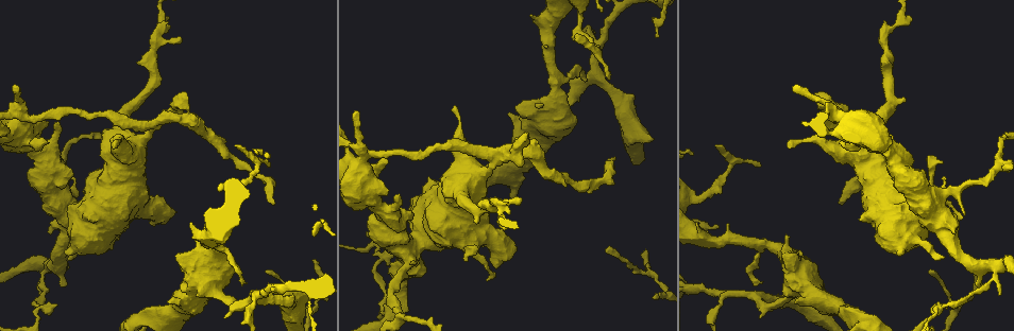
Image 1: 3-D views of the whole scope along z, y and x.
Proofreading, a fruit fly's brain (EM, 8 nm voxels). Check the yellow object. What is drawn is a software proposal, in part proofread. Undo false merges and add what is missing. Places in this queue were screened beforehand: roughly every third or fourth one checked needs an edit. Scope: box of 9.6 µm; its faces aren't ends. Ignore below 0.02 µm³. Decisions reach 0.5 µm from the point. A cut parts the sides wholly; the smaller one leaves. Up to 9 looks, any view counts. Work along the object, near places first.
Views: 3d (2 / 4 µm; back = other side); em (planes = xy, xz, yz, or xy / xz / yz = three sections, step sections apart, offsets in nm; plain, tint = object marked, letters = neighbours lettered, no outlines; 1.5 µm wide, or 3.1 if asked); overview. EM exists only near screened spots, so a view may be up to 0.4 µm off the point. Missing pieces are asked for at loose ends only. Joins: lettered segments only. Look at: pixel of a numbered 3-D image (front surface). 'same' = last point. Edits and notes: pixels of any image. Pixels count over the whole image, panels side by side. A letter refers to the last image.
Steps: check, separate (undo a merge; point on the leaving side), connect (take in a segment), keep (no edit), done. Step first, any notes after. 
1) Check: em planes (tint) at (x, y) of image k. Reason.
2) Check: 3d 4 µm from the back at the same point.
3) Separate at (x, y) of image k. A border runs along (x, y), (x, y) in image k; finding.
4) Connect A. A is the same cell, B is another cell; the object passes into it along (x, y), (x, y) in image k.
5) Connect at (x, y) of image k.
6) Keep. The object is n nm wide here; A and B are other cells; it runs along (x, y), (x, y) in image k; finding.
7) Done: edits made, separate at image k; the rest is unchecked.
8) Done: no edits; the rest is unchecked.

Check: 3d 4 µm at (400, 196) of image 1. An open end.

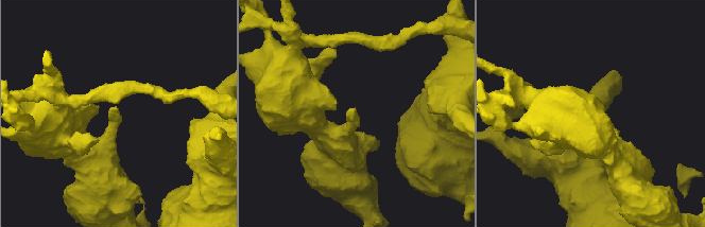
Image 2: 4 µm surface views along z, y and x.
Check: em planes (letters) at (352, 109) of image 2.

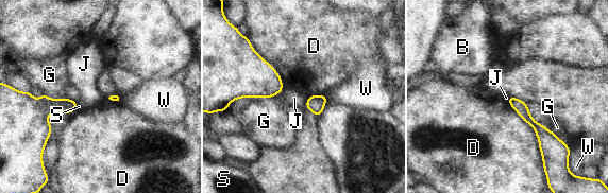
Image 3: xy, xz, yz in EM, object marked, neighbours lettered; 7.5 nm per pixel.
Keep. B, D, G, J, S and W are other cells; no lettered segment goes on from it.

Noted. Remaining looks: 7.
Check: 3d 2 µm from the back at (174, 114) of image 1. Sharp bend.

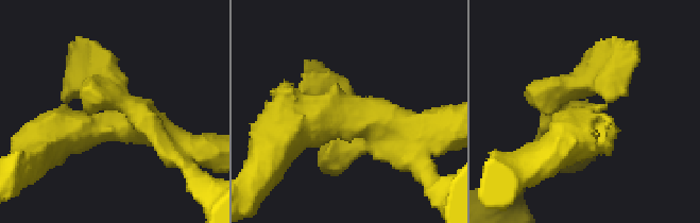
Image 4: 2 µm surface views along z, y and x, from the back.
Check: em 3.1 µm yz step 8 (tint) at (122, 119) of image 4. Now the EM.

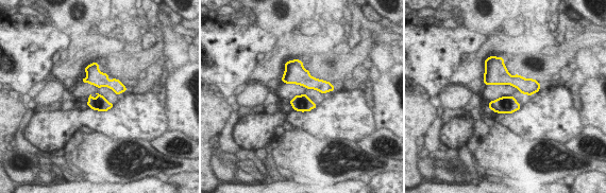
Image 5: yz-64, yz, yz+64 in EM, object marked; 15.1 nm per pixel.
Check: em 3.1 µm planes (letters) at the same point. Another direction.

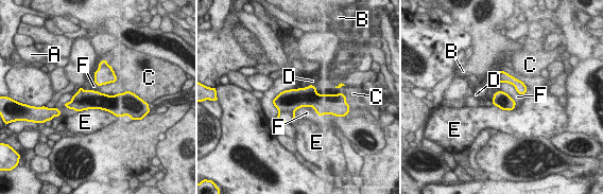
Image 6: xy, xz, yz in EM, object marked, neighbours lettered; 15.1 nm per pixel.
Separate at (292, 100) of image 6. The object is 240 nm wide here; A, B, C, D, E and F are other cells; a second neuron is stuck on.

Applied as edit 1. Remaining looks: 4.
Check: overview. Redraw.

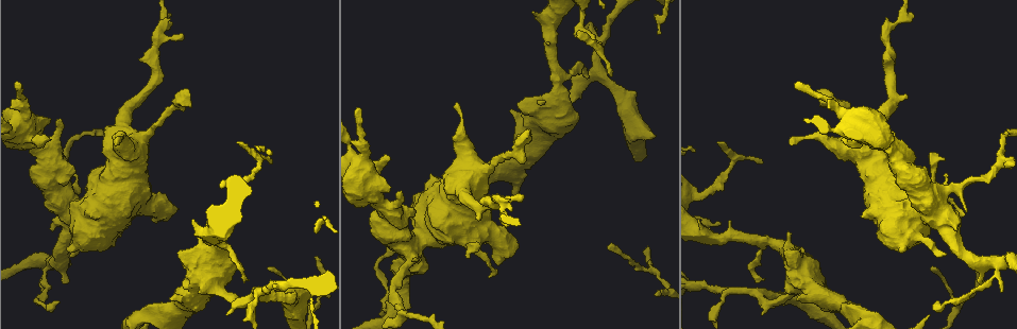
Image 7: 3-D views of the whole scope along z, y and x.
Check: 3d 4 µm at (316, 257) of image 7. Thin end.

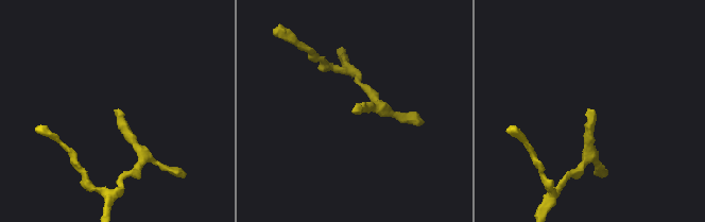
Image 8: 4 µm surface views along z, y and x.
Check: em planes (tint) at (594, 109) of image 8. Shape alone is not enough.

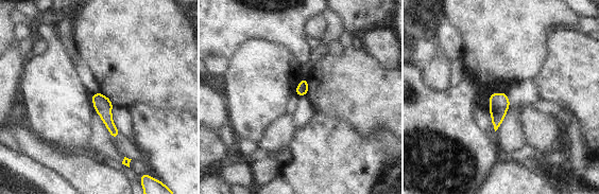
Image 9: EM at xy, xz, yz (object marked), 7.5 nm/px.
Check: em planes (letters) at the same point. What lies round it.

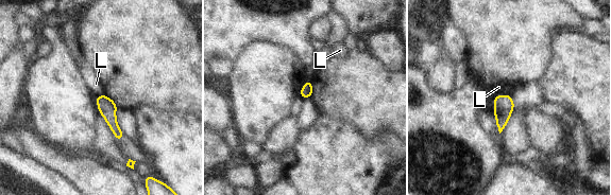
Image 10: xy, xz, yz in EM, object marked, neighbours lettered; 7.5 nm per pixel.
Keep. The object is 90 nm wide here; L is another cell; a border runs along (495, 94), (510, 95) in image 10; none of them fits.

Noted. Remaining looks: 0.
Done: edits made, separate at image 6; the rest is unchecked.

